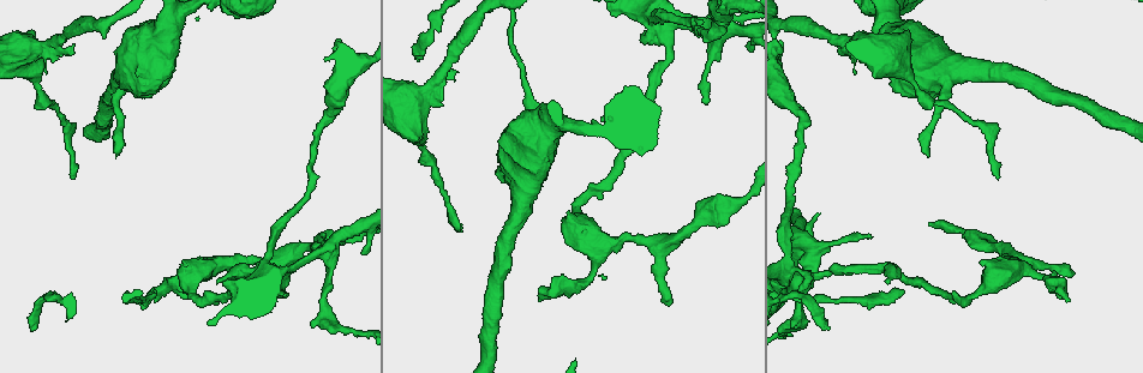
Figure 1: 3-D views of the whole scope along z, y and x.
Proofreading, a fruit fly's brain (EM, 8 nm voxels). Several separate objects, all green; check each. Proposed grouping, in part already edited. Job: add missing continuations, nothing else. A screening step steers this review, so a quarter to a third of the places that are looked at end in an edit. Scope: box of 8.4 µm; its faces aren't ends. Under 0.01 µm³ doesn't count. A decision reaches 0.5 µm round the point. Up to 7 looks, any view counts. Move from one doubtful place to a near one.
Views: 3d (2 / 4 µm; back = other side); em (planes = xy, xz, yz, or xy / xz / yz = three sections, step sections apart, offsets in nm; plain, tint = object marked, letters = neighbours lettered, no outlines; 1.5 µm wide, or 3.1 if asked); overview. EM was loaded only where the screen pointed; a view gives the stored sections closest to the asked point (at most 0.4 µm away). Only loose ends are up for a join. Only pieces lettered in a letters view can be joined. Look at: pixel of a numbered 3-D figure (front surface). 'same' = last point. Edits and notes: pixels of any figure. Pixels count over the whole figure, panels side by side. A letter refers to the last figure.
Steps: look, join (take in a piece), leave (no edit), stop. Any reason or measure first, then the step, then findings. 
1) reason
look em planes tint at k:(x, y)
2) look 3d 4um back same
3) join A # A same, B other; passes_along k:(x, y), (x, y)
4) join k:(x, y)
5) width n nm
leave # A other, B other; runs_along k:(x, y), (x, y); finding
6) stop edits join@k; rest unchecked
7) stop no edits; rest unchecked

branch stops here
look 3d 4um at 1:(117, 153)

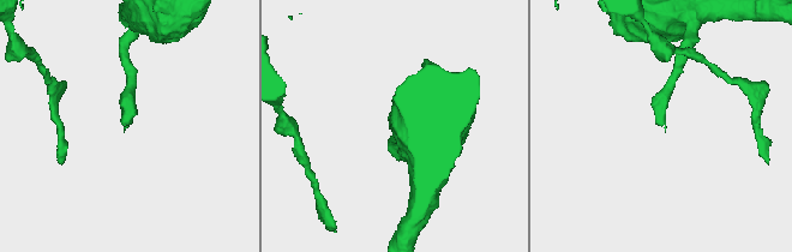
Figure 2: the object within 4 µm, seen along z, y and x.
look em xz step 4 letters at 2:(665, 124)

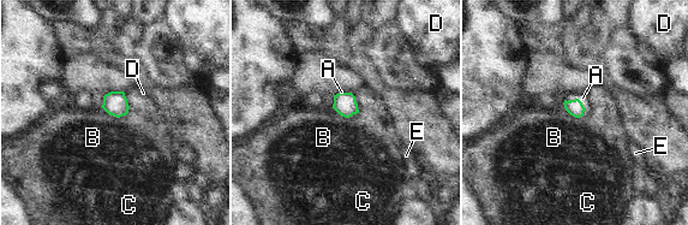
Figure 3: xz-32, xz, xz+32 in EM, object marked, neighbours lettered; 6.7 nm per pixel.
another direction
look em planes letters same

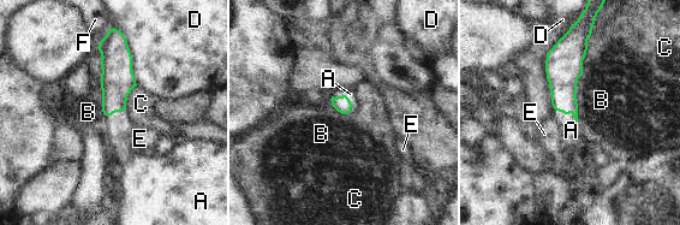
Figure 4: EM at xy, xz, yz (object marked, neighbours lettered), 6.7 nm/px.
width 110 nm
join A # A same, B other, C other, D other, E other, F other; passes_along 4:(341, 104), (346, 96), (350, 94); the cell continues

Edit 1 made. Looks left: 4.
redraw
look overview

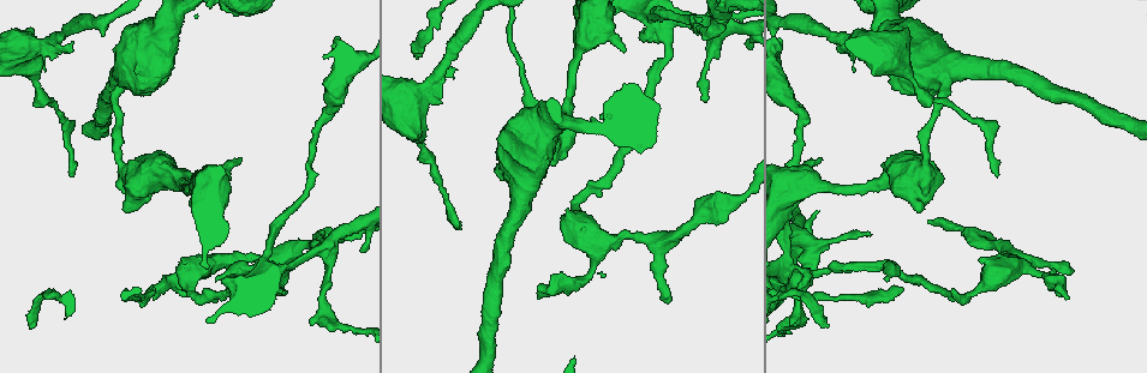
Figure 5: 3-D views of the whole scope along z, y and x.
look em xy step 8 letters at 5:(33, 326)

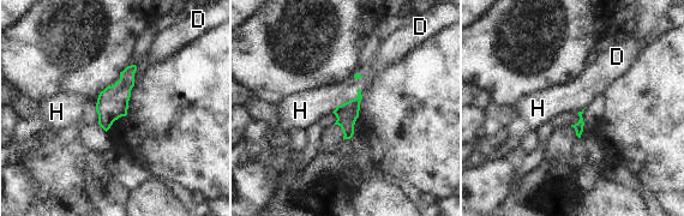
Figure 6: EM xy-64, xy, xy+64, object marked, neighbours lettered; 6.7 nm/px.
look em planes letters same

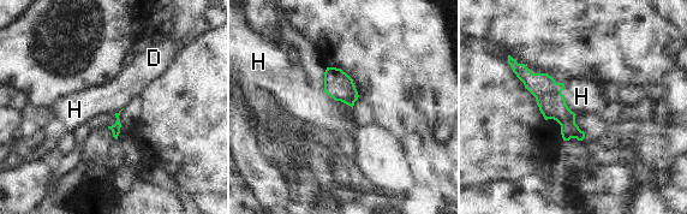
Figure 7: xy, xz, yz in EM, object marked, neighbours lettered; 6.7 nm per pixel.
longest_contact H 240 nm
leave # D other, H other; border 7:(563, 83), (562, 96), (575, 114); none of them fits

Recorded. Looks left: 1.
stop edits join@4; rest unchecked

